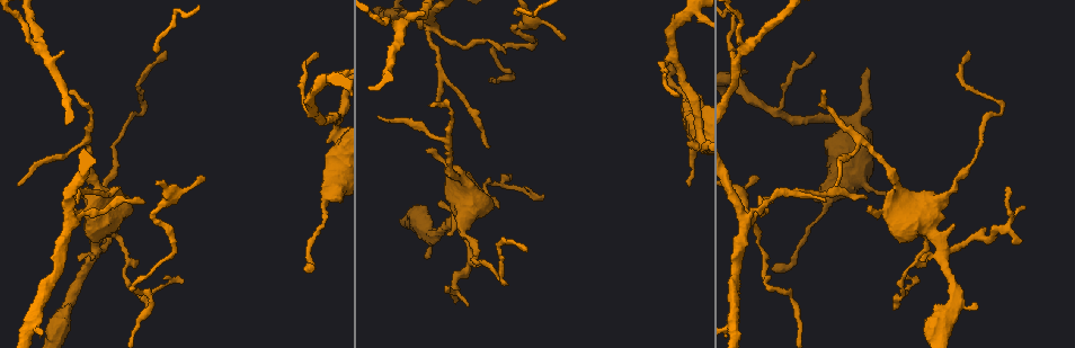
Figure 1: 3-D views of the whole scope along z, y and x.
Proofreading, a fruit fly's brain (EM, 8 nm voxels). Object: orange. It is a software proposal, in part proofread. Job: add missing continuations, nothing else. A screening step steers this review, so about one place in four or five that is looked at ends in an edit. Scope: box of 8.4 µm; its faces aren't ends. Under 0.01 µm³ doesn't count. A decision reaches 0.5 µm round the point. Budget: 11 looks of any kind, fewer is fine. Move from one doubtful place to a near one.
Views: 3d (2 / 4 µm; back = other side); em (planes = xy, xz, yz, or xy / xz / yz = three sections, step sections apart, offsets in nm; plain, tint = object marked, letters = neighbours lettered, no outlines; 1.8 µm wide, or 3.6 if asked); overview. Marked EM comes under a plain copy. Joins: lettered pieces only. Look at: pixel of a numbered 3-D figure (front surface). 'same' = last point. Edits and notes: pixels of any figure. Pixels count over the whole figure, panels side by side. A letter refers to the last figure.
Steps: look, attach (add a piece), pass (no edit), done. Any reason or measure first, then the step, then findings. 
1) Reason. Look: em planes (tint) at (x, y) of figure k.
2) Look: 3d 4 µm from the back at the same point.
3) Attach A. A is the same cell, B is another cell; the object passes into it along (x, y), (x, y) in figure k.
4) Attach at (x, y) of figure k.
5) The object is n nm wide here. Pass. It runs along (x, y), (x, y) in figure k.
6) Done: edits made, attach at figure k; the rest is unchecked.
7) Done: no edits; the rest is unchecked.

Abrupt turn. Look: 3d 4 µm from the back at (130, 285) of figure 1.

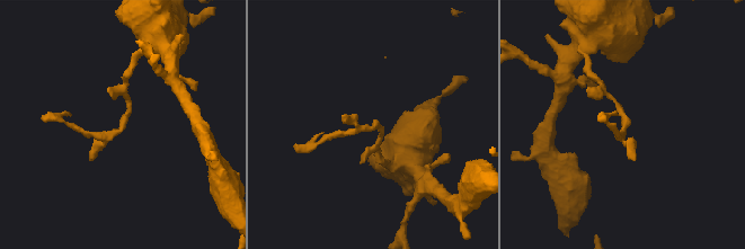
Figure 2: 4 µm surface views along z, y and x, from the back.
Shape alone is not enough. Look: em 3.6 µm planes (tint) at (122, 123) of figure 2.

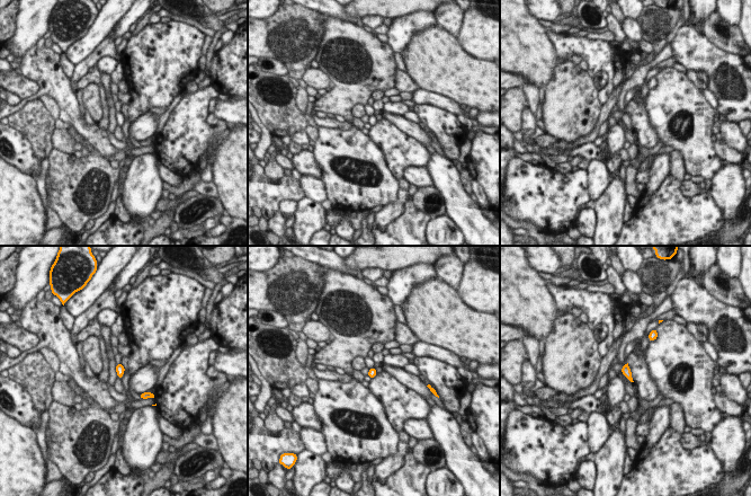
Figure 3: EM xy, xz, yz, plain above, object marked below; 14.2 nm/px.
See the neighbours. Look: em 3.6 µm planes (letters) at the same point.

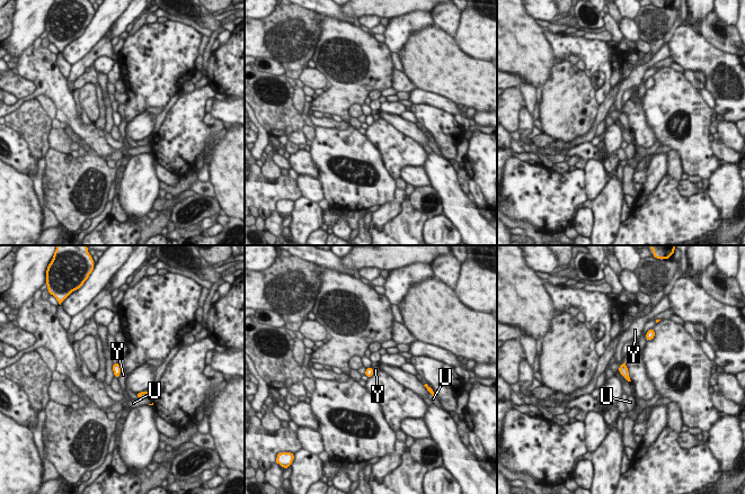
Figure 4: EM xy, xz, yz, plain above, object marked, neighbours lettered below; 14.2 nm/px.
The longest contact is with U, 180 nm. Pass. U and Y are other cells; a border runs along (122, 368), (117, 377) in figure 4; no lettered piece goes on from it.

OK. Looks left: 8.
Free end. Look: 3d 4 µm from the back at (457, 301) of figure 1.

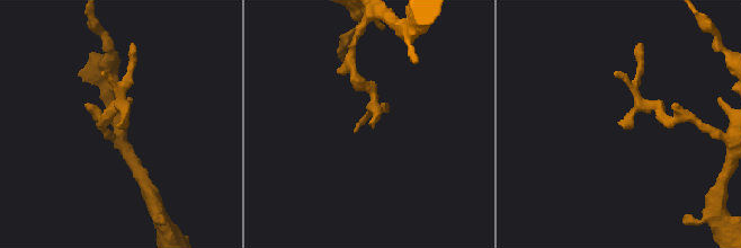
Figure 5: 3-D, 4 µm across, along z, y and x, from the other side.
Look: em planes (letters) at (120, 128) of figure 5.

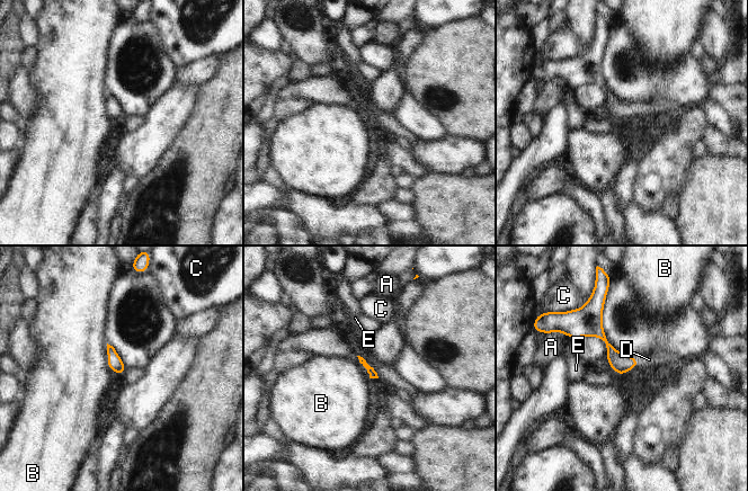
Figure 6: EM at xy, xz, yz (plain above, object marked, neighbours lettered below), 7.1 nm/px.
The longest contact is with D, 100 nm. Attach D. D is the same cell, A, B, C and E are other cells; the object passes into it along (621, 363), (634, 358), (649, 359) in figure 6; the neuron continues.

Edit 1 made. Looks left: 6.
Look: overview.

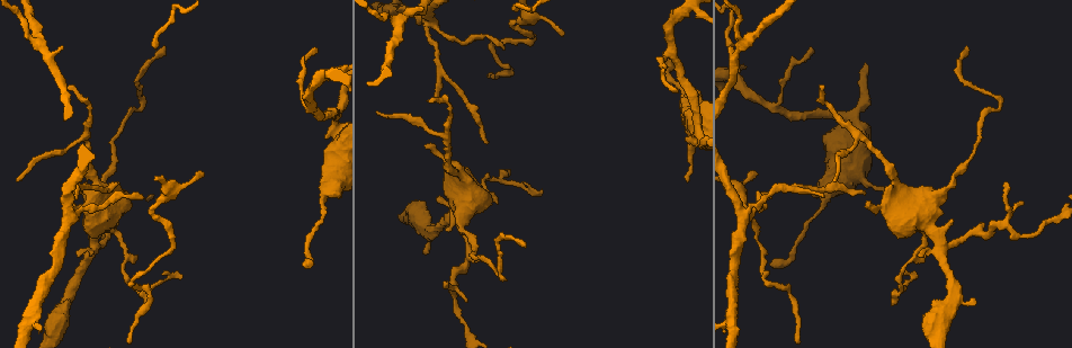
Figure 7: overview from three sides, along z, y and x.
An open end. Look: 3d 4 µm at (427, 253) of figure 7.

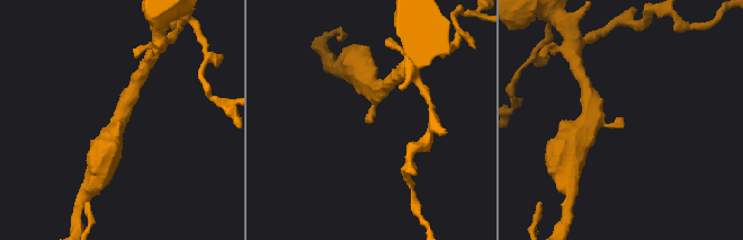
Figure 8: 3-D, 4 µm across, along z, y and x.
Shape alone is not enough. Look: em planes (tint) at (622, 119) of figure 8.

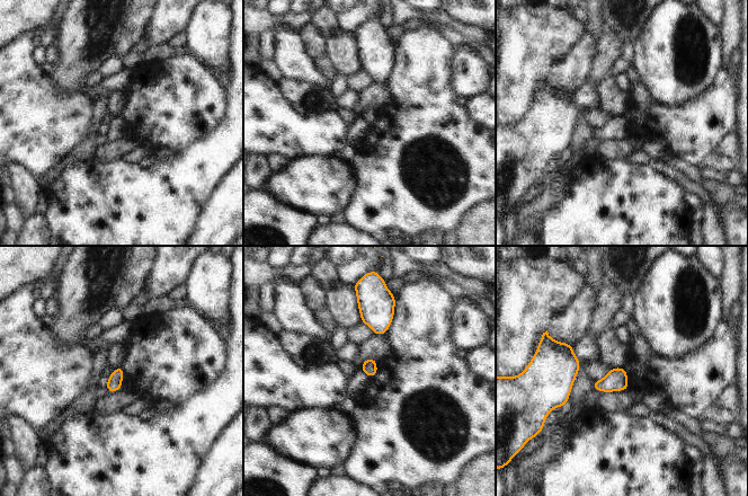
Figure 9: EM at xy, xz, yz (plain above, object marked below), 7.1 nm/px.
See the neighbours. Look: em planes (letters) at the same point.

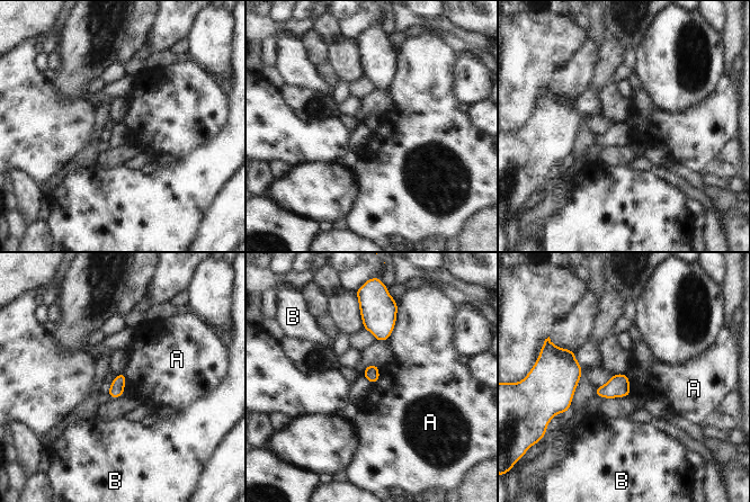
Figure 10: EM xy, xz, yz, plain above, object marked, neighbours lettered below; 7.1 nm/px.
The object is 110 nm wide here. Pass. A and B are other cells; none of them fits.

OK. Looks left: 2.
Sharp bend. Look: em planes (letters) at (448, 140) of figure 7.

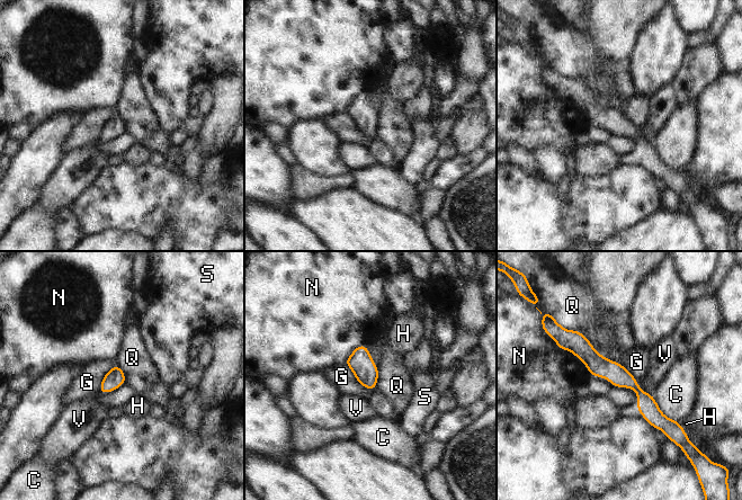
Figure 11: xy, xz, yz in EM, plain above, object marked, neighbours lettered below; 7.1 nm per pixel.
Pass. C, G, H, N, Q, S and V are other cells; it runs along (565, 342), (628, 381), (671, 423) in figure 11; no lettered piece goes on from it.

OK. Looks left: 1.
Done: edits made, attach at figure 6; the rest is unchecked.

